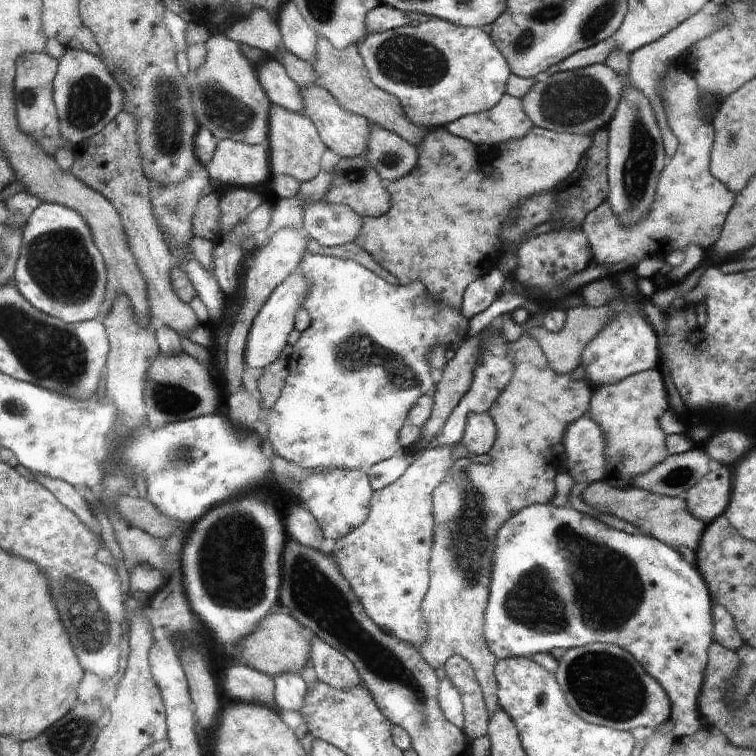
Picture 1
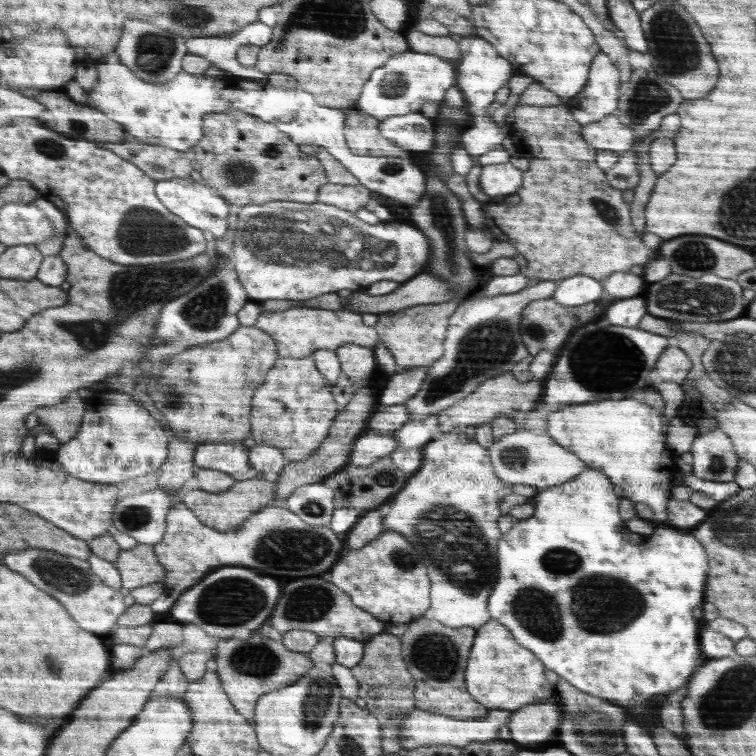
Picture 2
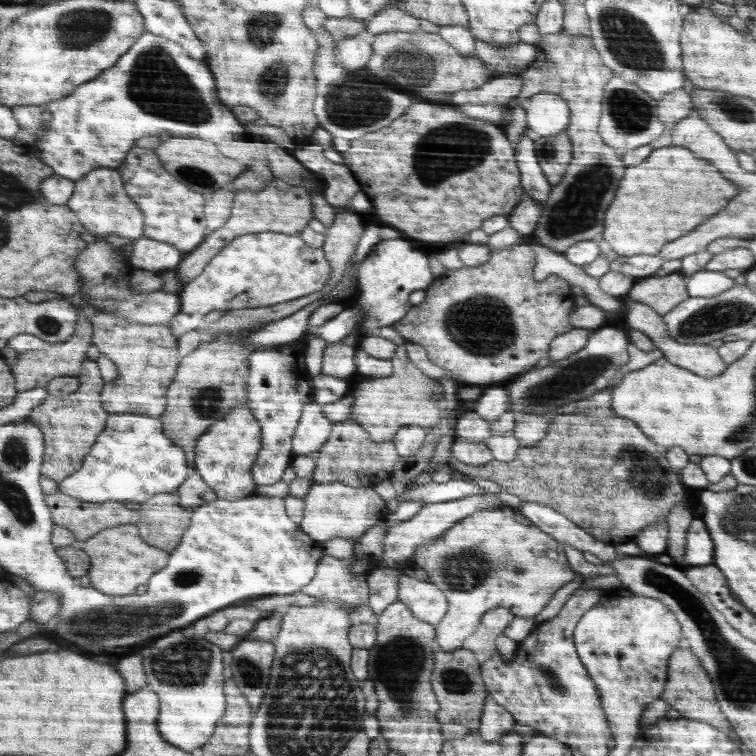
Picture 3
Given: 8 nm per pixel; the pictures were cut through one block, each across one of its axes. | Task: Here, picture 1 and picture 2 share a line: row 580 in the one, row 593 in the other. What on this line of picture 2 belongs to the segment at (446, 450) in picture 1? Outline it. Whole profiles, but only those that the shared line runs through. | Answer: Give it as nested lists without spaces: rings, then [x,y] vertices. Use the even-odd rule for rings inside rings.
[[[383,531],[374,540],[367,542],[359,549],[346,551],[339,562],[332,565],[330,580],[338,588],[344,589],[344,592],[351,596],[356,605],[384,621],[386,626],[396,623],[410,624],[422,617],[430,606],[431,580],[428,578],[427,568],[422,564],[416,548],[396,531]]]

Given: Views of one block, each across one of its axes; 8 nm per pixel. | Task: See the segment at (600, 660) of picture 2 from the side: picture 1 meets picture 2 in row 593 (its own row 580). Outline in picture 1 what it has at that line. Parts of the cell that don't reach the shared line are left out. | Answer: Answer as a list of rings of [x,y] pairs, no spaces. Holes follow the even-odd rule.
[[[533,504],[513,513],[510,520],[500,529],[500,538],[496,538],[496,570],[491,576],[492,602],[488,602],[488,642],[492,642],[492,650],[496,650],[498,660],[509,657],[526,657],[532,659],[534,654],[550,653],[554,648],[568,650],[590,643],[610,643],[628,651],[664,690],[670,700],[670,717],[674,723],[672,734],[677,740],[699,733],[702,722],[696,712],[696,704],[702,694],[704,674],[706,670],[706,656],[708,648],[714,642],[714,618],[712,618],[712,598],[700,574],[666,543],[648,535],[628,534],[622,530],[612,528],[600,519],[583,514],[566,504],[561,507],[552,504]]]

